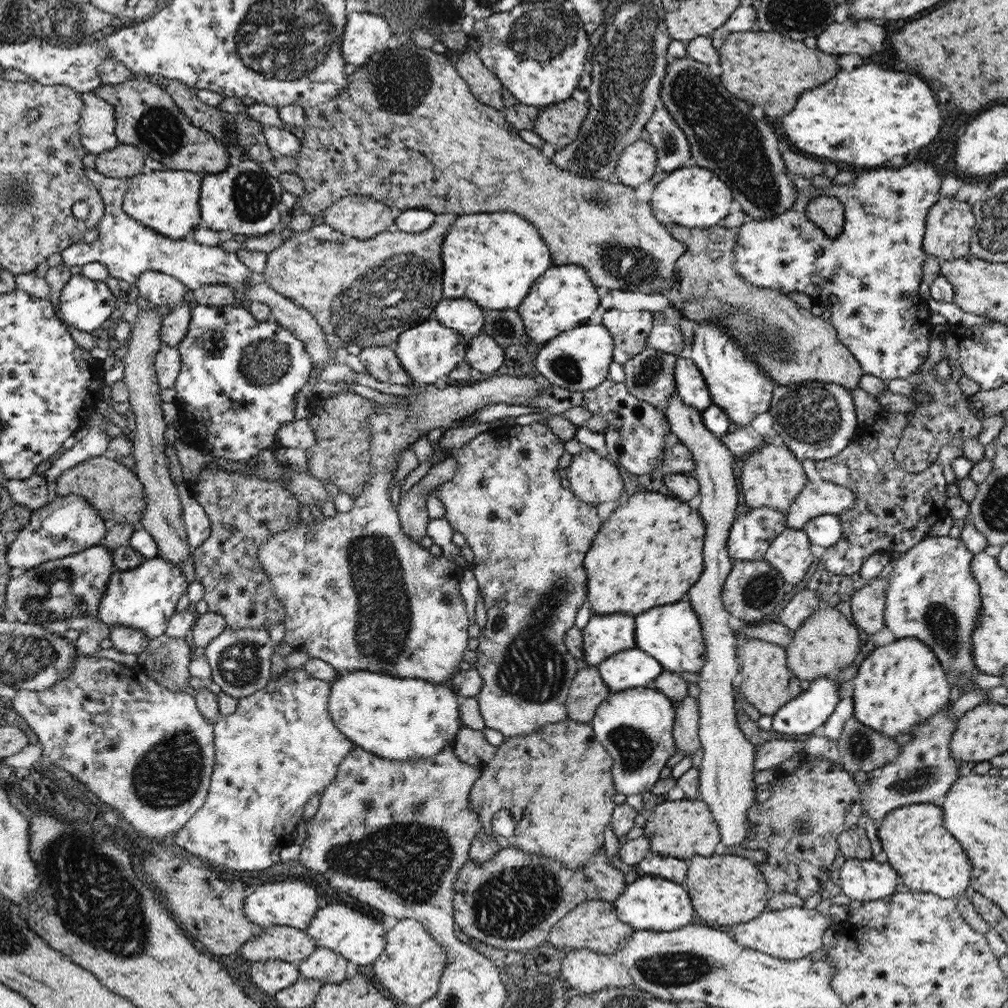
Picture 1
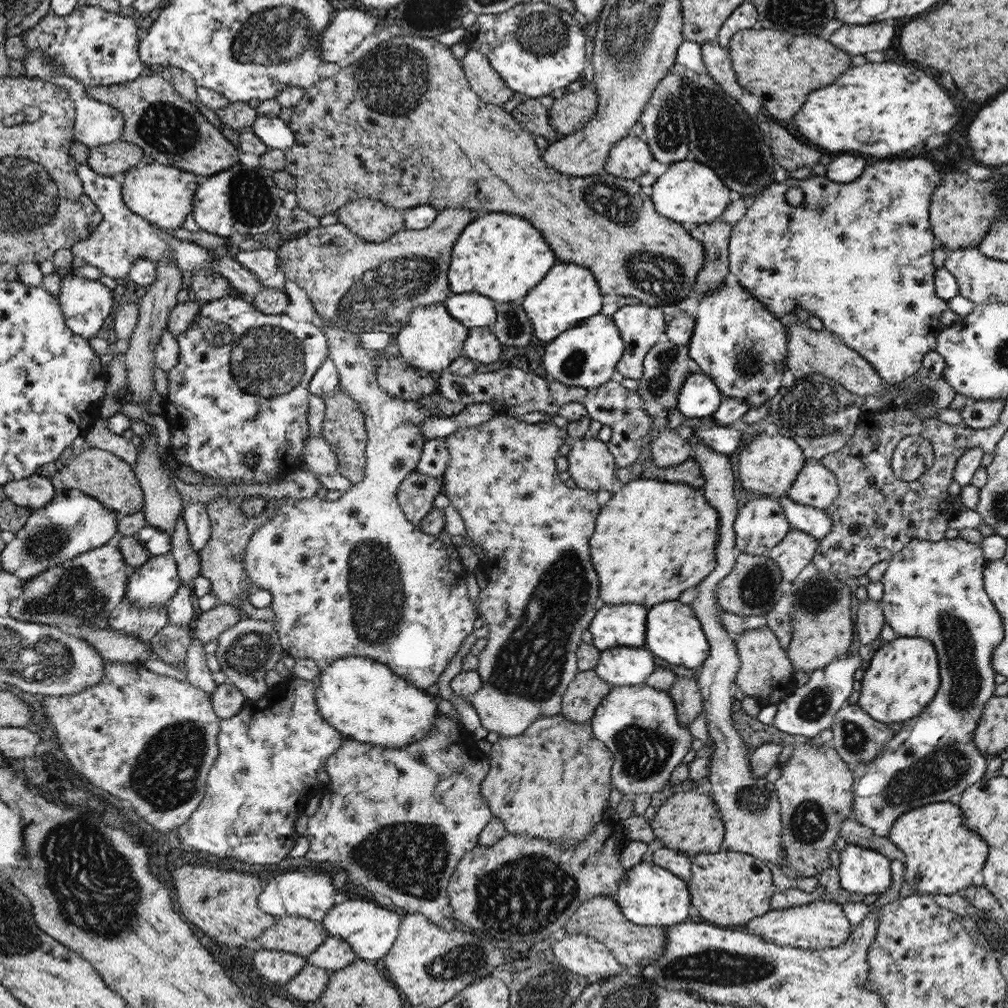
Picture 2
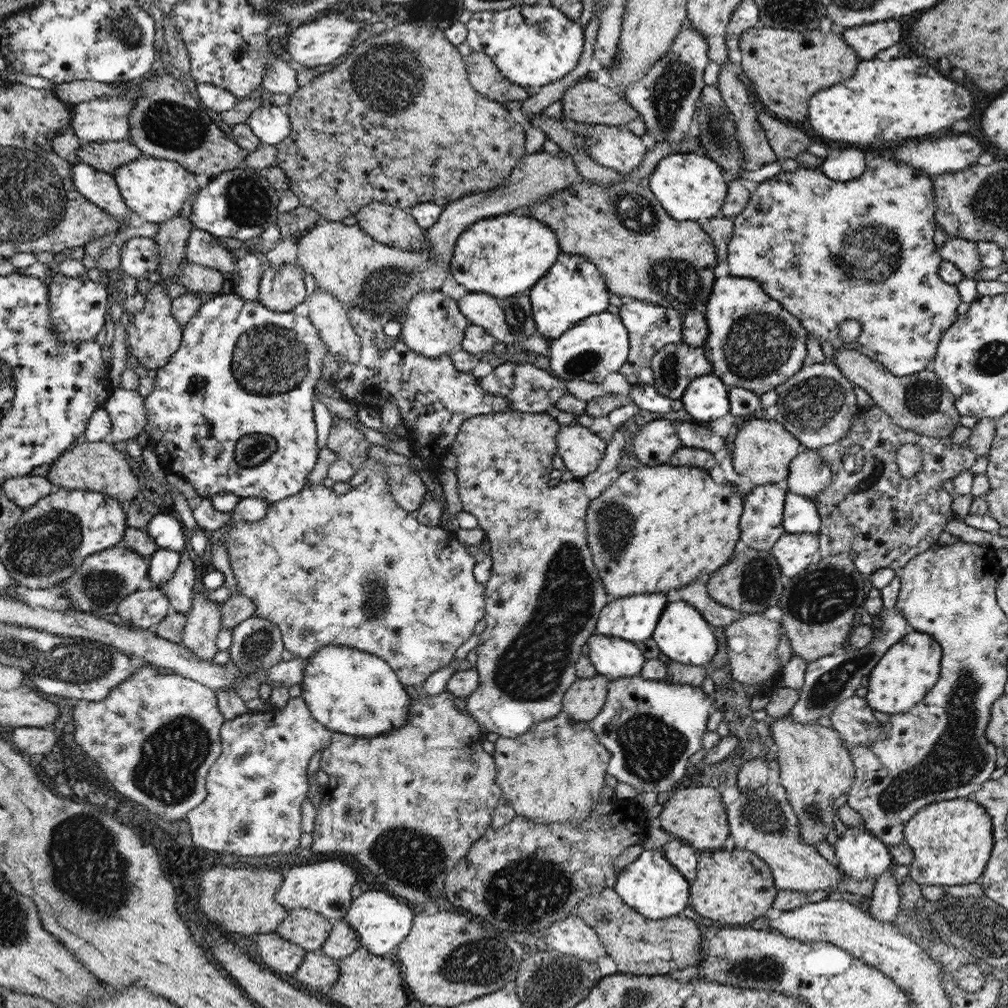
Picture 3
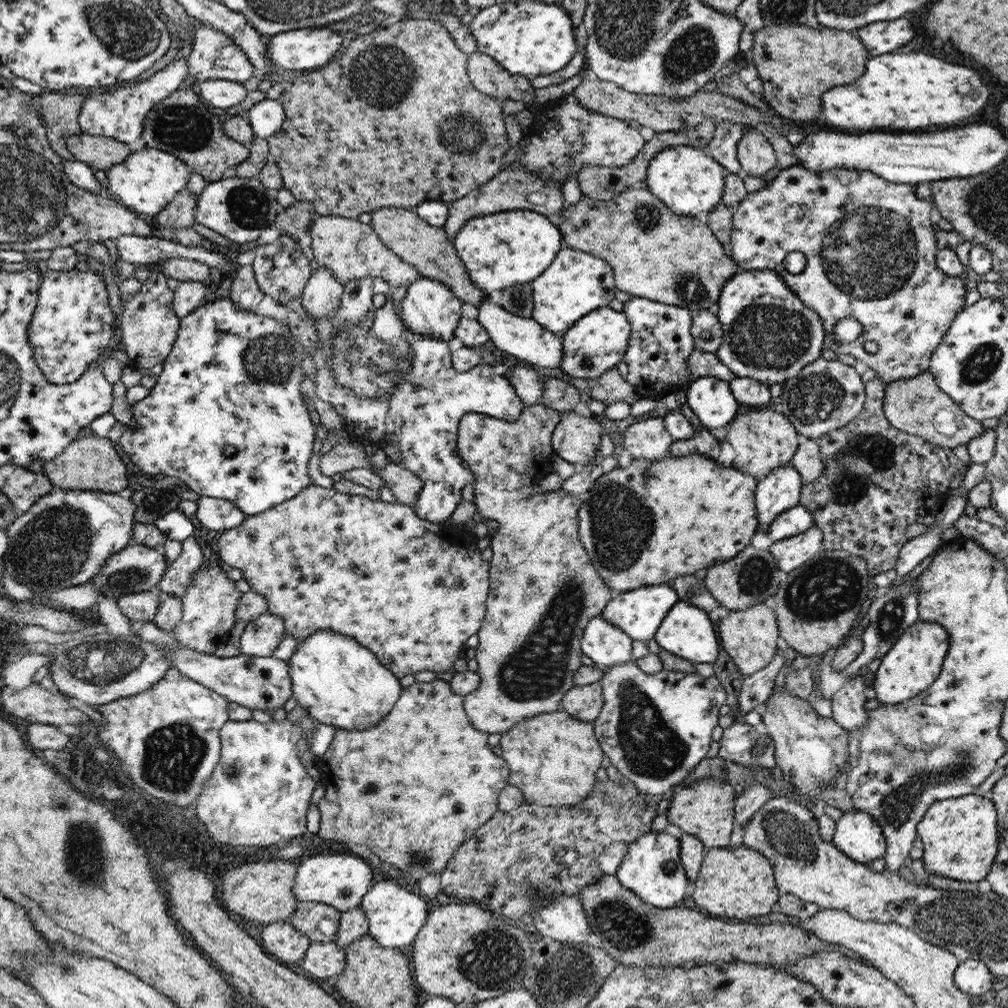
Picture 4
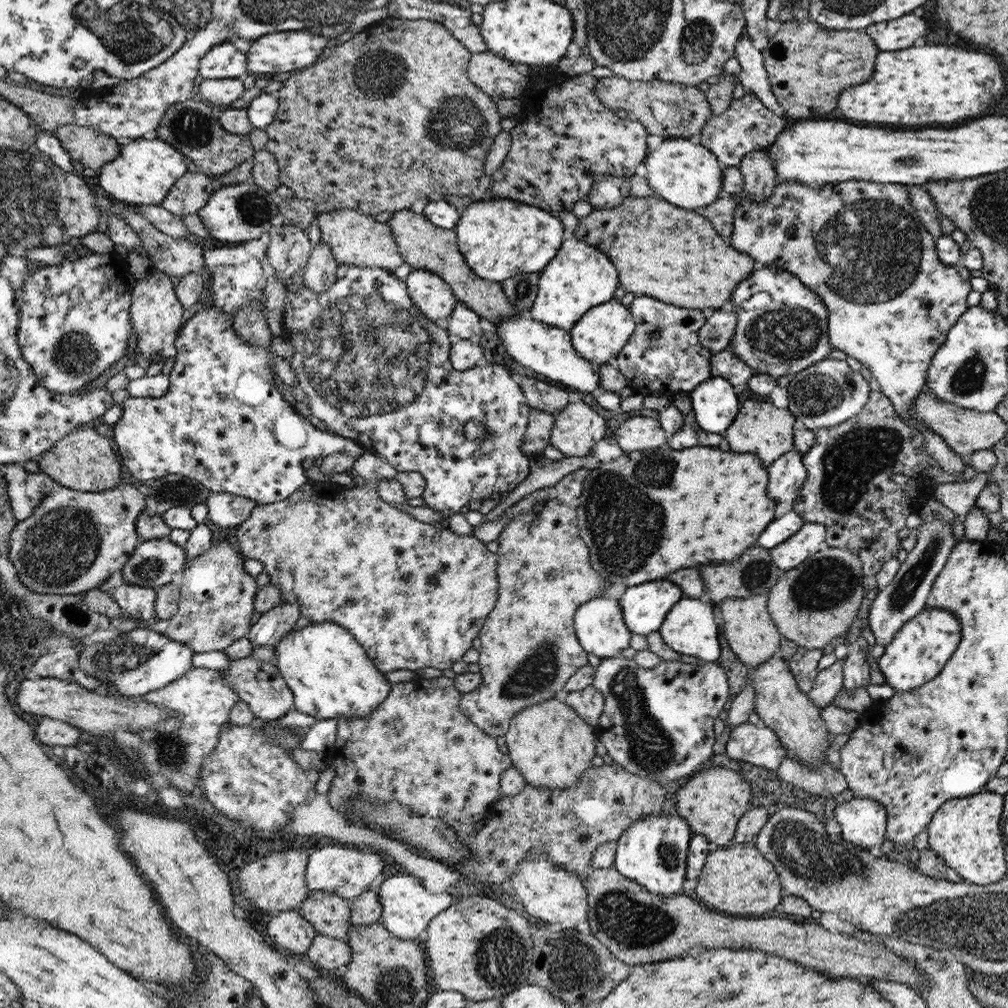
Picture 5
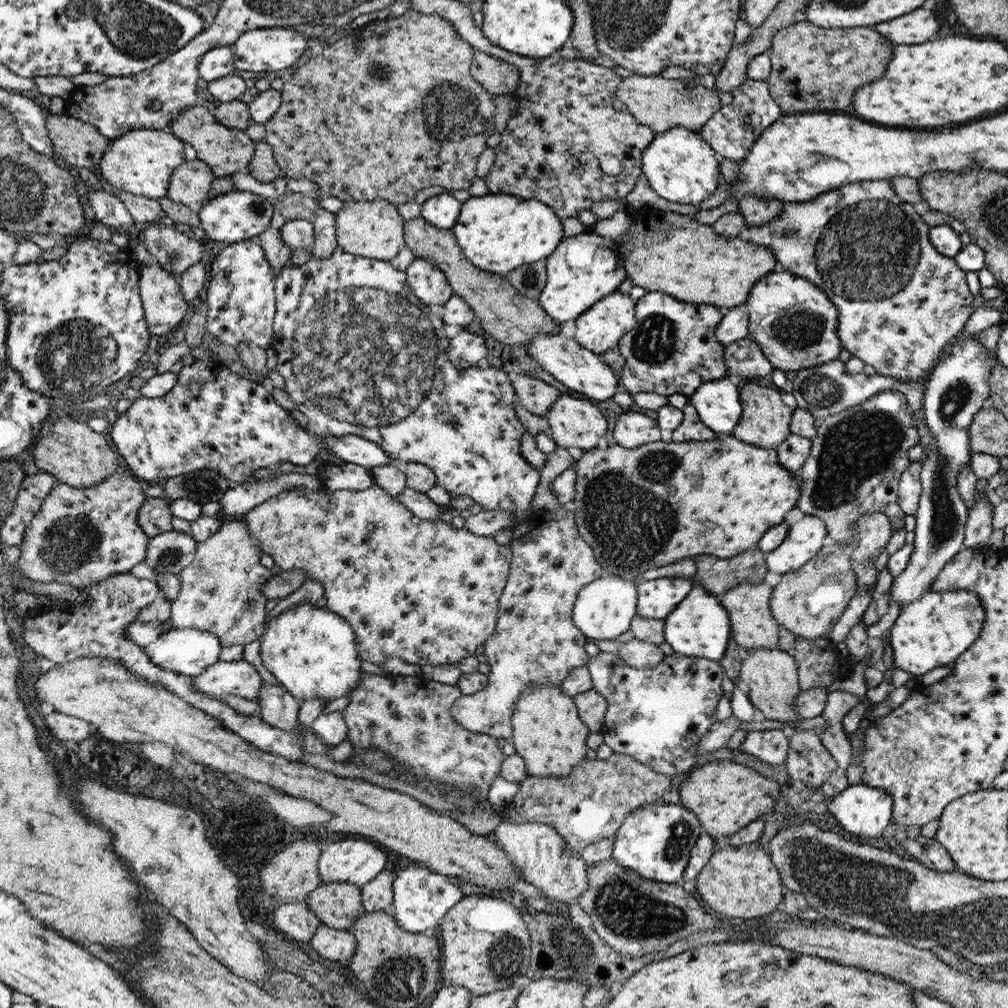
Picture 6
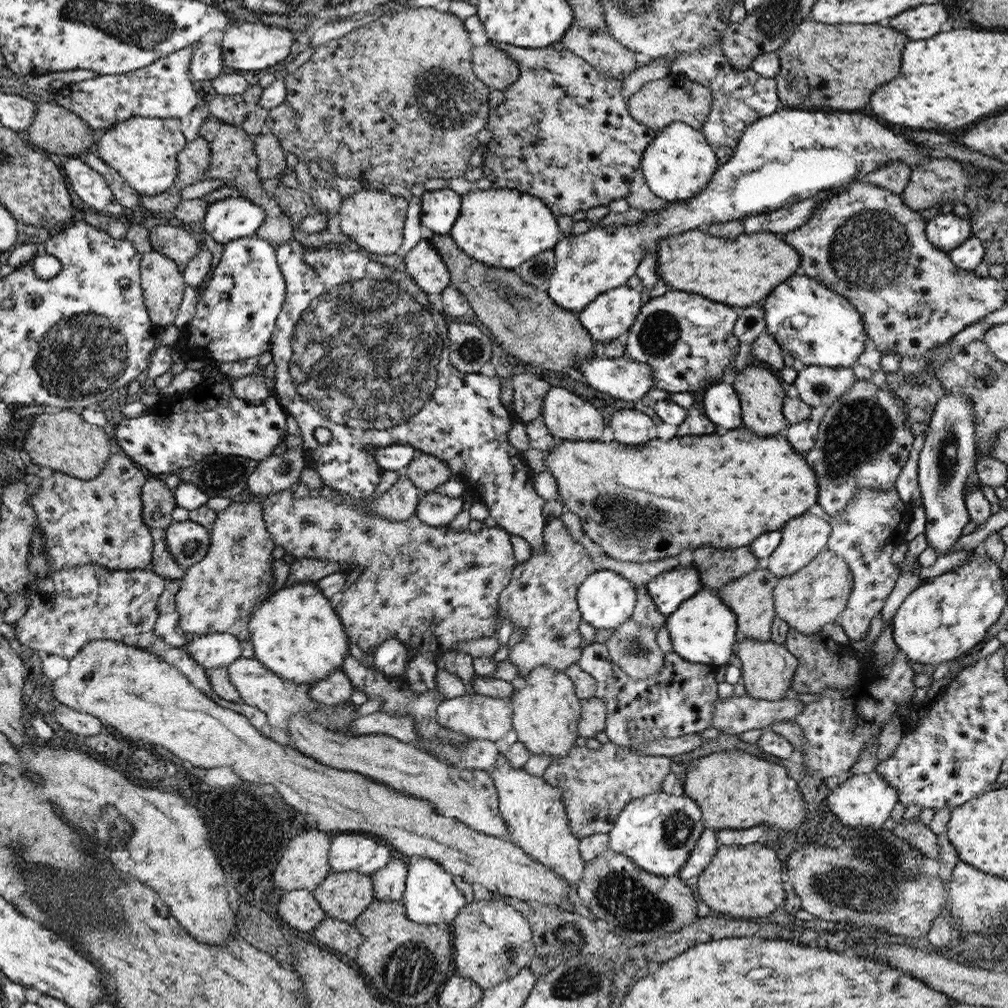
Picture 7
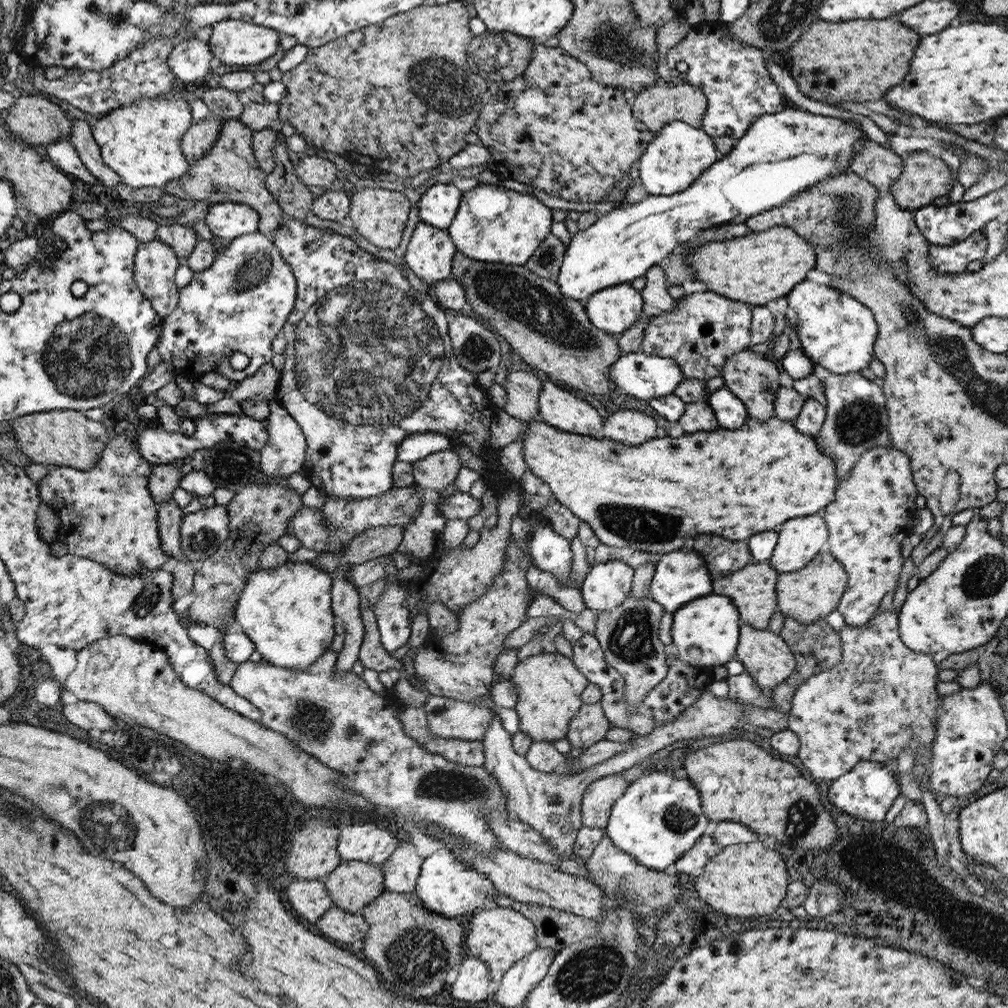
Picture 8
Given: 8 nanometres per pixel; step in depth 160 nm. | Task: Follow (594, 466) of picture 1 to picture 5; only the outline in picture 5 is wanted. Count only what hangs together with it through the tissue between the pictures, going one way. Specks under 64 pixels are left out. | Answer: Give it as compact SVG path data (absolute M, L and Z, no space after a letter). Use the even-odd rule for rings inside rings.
M573 399L554 416L552 443L565 457L585 457L606 432L606 422L588 404Z

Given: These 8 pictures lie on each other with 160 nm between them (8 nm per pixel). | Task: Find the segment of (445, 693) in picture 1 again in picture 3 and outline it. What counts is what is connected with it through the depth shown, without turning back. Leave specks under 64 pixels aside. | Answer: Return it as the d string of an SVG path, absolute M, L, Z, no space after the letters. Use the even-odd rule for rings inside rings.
M328 645L306 659L301 697L333 732L374 738L400 728L409 718L413 699L389 662L361 649Z

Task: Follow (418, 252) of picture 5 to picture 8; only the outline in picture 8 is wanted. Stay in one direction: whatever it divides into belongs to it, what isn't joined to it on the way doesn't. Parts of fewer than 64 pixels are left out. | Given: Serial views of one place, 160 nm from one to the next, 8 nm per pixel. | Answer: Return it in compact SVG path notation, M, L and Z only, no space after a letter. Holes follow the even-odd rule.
M460 251L453 258L453 273L450 277L458 282L465 290L467 302L474 308L473 312L480 314L488 320L488 326L492 326L504 340L512 346L520 358L542 370L550 379L561 383L563 386L590 394L606 394L612 390L610 382L613 382L610 375L610 368L621 358L620 345L612 335L605 329L600 329L589 319L585 305L579 300L566 297L561 292L558 282L540 278L536 273L526 268L525 265L512 265L502 263L485 263L473 258L468 258Z

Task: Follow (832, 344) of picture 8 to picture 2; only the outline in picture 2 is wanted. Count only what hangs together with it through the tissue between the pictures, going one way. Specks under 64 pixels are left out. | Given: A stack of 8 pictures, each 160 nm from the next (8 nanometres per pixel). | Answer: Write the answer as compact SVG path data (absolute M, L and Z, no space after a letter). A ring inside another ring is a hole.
M733 278L728 279L718 291L704 296L696 310L693 335L687 344L690 356L700 365L699 370L711 377L723 398L739 398L751 408L767 404L779 388L782 388L782 376L788 368L789 329L780 317L776 317L745 286Z

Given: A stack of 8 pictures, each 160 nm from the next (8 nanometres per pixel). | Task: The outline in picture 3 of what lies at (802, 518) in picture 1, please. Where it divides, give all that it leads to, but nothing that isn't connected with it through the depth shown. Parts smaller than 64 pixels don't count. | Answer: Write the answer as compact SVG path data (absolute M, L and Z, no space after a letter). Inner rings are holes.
M803 449L797 458L790 463L789 476L784 482L786 490L812 499L822 494L827 489L827 486L830 486L832 479L833 472L831 471L831 466L819 455L819 451Z

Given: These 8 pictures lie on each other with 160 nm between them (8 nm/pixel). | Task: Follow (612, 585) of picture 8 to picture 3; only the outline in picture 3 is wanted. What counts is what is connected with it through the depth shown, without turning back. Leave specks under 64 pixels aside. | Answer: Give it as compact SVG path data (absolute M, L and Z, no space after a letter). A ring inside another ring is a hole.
M594 634L588 646L588 656L598 675L609 679L630 678L644 670L645 658L632 641Z

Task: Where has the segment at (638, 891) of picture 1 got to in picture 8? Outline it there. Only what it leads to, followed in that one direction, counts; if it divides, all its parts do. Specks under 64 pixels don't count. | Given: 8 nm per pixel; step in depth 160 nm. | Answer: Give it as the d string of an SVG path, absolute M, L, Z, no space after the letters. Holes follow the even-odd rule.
M660 770L644 773L614 803L605 835L641 865L656 871L666 870L696 846L708 826L709 817L700 808L700 797L700 789L687 778L676 777L676 773Z

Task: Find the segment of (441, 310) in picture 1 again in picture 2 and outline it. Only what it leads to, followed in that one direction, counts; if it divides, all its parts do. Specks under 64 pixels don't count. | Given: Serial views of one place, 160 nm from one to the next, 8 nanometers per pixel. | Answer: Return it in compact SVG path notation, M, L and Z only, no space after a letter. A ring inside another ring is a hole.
M478 293L455 294L444 303L449 312L468 328L492 328L497 320L494 301Z

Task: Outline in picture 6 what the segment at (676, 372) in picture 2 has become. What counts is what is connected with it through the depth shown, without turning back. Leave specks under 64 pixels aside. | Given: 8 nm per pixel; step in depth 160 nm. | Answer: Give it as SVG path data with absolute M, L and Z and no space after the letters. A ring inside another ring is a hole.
M747 336L725 345L725 367L729 368L728 376L738 374L742 383L768 377L775 368L772 361L765 356L764 349Z

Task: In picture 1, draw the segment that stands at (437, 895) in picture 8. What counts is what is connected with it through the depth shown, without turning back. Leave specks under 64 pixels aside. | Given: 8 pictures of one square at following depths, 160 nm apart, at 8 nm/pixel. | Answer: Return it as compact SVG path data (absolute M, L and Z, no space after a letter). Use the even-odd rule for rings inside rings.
M324 904L324 908L317 910L316 916L305 931L316 941L317 948L329 948L357 966L366 966L376 962L387 943L382 924L340 904L332 904L332 906Z

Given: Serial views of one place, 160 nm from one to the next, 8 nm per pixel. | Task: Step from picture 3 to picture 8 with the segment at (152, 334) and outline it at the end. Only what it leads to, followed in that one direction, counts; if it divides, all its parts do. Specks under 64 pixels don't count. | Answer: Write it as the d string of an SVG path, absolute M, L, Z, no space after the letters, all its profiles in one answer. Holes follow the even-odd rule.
M157 238L140 242L137 250L134 277L138 289L162 316L168 316L179 303L178 286L174 284L178 257L170 245Z

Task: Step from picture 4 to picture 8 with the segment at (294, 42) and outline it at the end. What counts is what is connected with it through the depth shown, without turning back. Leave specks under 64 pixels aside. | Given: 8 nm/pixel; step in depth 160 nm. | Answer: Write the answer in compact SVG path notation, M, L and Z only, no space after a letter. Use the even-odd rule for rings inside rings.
M221 20L212 26L209 45L223 64L250 66L276 54L280 33L244 20Z

